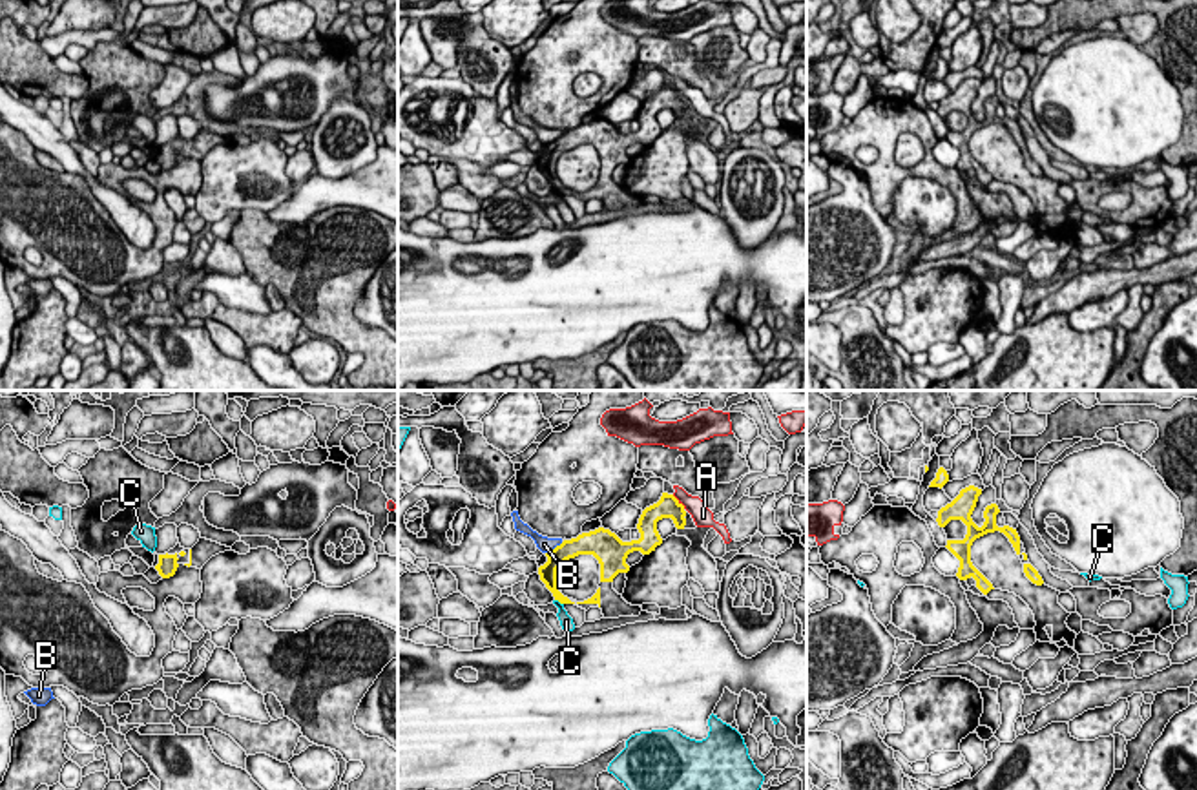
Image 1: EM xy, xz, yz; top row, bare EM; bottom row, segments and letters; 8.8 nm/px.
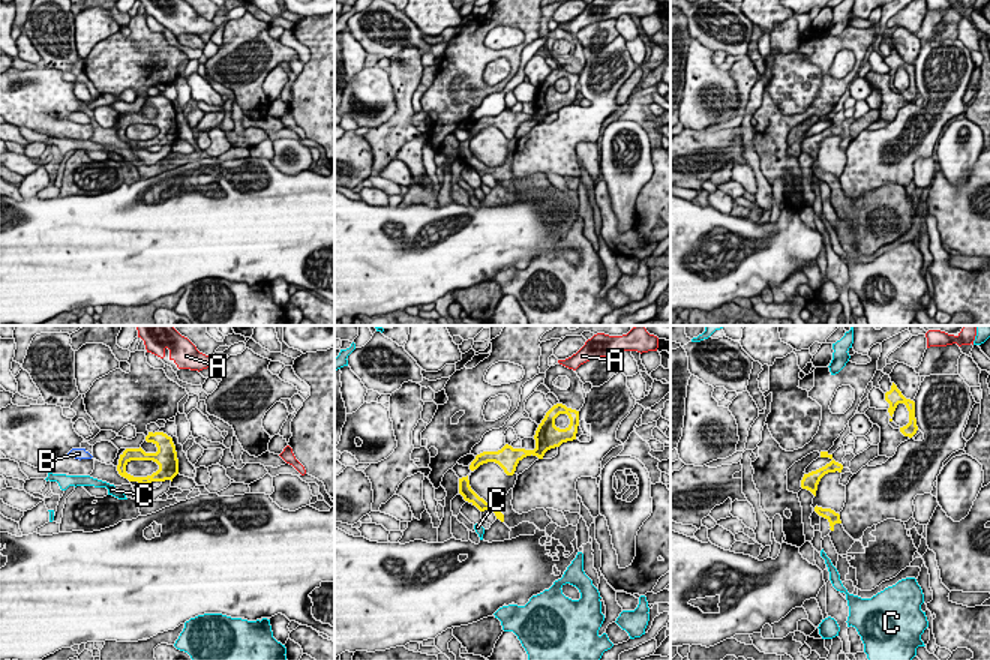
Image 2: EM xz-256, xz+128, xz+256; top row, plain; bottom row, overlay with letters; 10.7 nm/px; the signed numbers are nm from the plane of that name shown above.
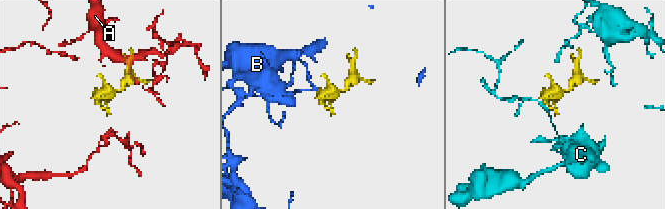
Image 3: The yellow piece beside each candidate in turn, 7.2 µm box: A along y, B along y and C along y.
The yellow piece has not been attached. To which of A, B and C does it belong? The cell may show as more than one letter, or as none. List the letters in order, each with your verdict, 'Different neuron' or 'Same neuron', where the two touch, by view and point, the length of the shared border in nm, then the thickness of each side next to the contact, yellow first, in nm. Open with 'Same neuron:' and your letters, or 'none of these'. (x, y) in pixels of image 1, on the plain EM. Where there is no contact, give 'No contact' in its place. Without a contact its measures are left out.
Same neuron: none of these
A: Different neuron. Touches yellow at xz (677, 93). Shared border 170 nm. Thickness 200 nm (yellow) against 170 nm
B: Different neuron. Touches yellow at xz (555, 139). Shared border 190 nm. Thickness 180 nm (yellow) against 140 nm
C: Different neuron. Touches yellow at xz (559, 192). Shared border 100 nm. Thickness 160 nm (yellow) against 120 nm

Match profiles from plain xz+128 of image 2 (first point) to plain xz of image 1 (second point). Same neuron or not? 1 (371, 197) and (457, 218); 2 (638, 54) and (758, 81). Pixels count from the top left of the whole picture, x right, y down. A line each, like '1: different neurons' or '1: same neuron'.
1: different neurons
2: different neurons

